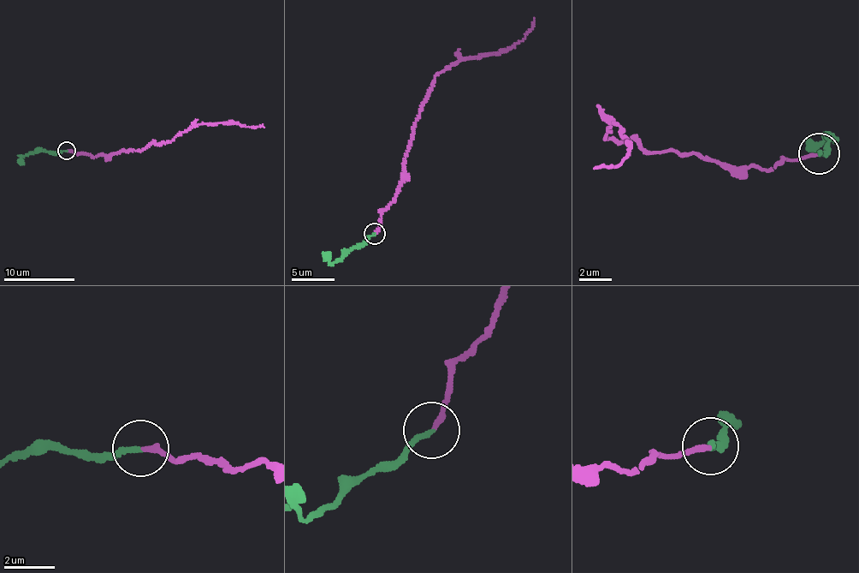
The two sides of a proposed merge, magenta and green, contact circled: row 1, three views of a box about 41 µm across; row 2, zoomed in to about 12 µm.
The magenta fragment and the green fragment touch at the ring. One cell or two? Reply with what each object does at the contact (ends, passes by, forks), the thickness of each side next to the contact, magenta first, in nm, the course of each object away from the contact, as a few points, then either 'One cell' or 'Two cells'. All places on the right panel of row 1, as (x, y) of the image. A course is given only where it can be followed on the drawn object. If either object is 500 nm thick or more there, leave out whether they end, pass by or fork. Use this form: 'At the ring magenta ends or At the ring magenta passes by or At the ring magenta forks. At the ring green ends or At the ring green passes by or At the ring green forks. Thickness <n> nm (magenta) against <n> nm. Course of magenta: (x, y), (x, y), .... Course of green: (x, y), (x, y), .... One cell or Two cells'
At the ring magenta ends. At the ring green ends. Thickness 220 nm (magenta) against 200 nm. Course of magenta: (818, 155), (765, 169), (717, 164), (630, 138), (606, 139), (613, 122), (633, 146), (611, 170), (592, 168). Course of green: (818, 155), (829, 137), (835, 141), (804, 144). One cell

